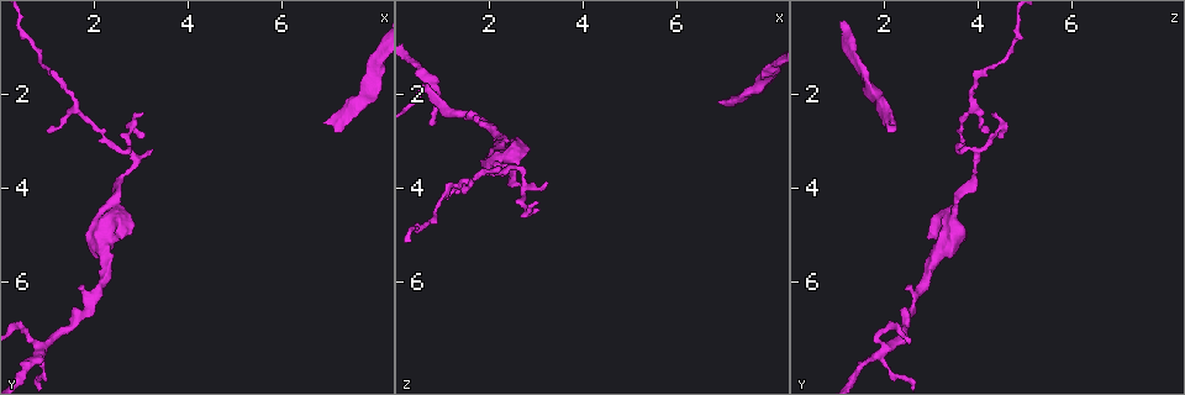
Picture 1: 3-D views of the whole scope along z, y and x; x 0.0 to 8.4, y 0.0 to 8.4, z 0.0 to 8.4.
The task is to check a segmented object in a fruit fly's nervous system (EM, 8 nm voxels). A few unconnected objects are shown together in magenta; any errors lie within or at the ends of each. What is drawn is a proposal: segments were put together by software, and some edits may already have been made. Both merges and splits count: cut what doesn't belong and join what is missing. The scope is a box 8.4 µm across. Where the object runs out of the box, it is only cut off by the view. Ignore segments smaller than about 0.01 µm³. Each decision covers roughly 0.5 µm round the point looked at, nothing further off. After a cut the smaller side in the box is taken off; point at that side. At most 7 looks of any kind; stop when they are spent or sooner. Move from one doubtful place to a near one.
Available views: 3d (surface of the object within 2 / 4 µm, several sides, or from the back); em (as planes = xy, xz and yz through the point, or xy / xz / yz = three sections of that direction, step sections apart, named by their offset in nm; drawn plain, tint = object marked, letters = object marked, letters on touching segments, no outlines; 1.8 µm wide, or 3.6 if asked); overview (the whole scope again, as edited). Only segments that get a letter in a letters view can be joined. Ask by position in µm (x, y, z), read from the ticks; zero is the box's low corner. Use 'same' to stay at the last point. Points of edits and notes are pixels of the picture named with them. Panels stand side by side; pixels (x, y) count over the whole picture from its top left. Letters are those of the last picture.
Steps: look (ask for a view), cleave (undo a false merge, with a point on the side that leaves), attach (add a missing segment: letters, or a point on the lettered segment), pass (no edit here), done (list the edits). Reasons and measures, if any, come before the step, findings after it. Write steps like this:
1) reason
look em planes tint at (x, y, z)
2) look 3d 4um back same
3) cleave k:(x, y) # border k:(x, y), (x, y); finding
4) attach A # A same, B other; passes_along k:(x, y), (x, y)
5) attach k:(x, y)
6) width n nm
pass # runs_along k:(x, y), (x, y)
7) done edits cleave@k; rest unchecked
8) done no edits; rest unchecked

abrupt turn
look 3d 4um at (0.80, 7.40, 2.05)

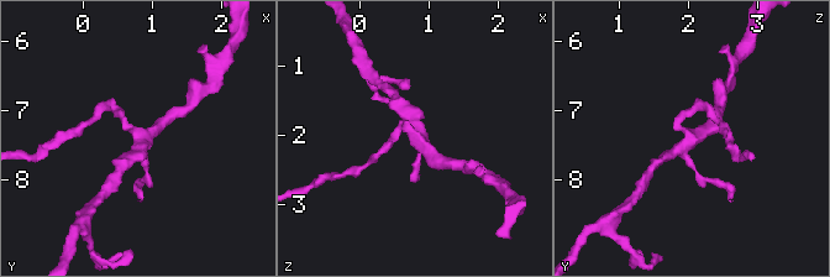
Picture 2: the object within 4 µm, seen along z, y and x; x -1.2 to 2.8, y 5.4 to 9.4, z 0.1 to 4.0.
shape alone is not enough
look em planes letters at (0.80, 7.40, 2.00)

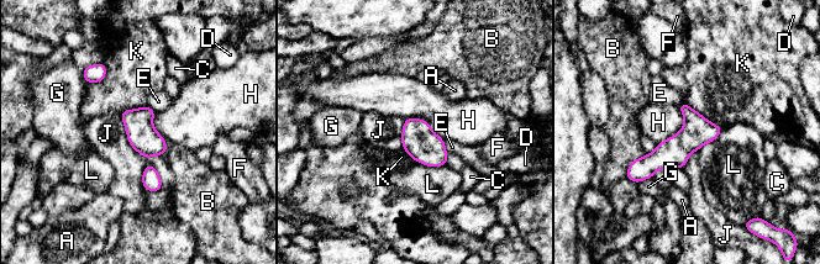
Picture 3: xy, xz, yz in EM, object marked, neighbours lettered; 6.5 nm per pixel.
width 190 nm
pass # A other, B other, C other, D other, E other, F other, G other, H other, J other, K other, L other; continuous, no second neuron

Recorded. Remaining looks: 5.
sudden change in width
look em planes plain at (2.20, 5.25, 3.25)

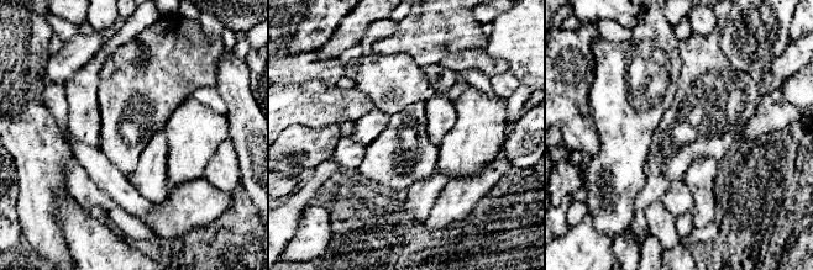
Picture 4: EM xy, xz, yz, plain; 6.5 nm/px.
look em planes letters same

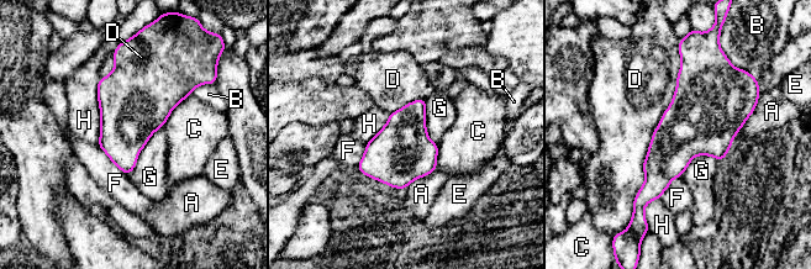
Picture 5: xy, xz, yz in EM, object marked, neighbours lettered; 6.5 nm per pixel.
longest_contact D 1050 nm
pass # A other, B other, C other, D other, E other, F other, G other, H other; one neuron here

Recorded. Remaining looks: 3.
sharp bend
look em planes letters at (2.80, 3.20, 4.00)

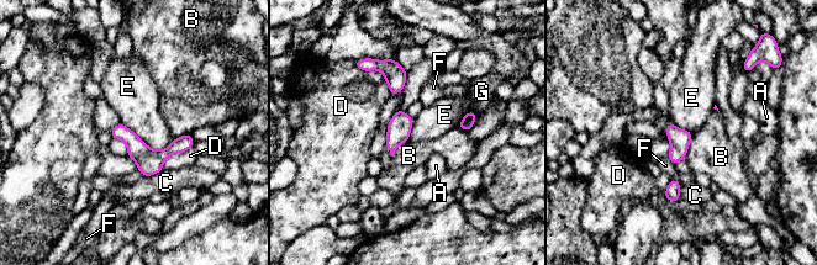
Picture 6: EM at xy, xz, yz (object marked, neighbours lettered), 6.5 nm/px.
pass # A other, B other, C other, D other, E other, F other, G other; continuous, no second neuron

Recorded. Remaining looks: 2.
done no edits; rest unchecked

